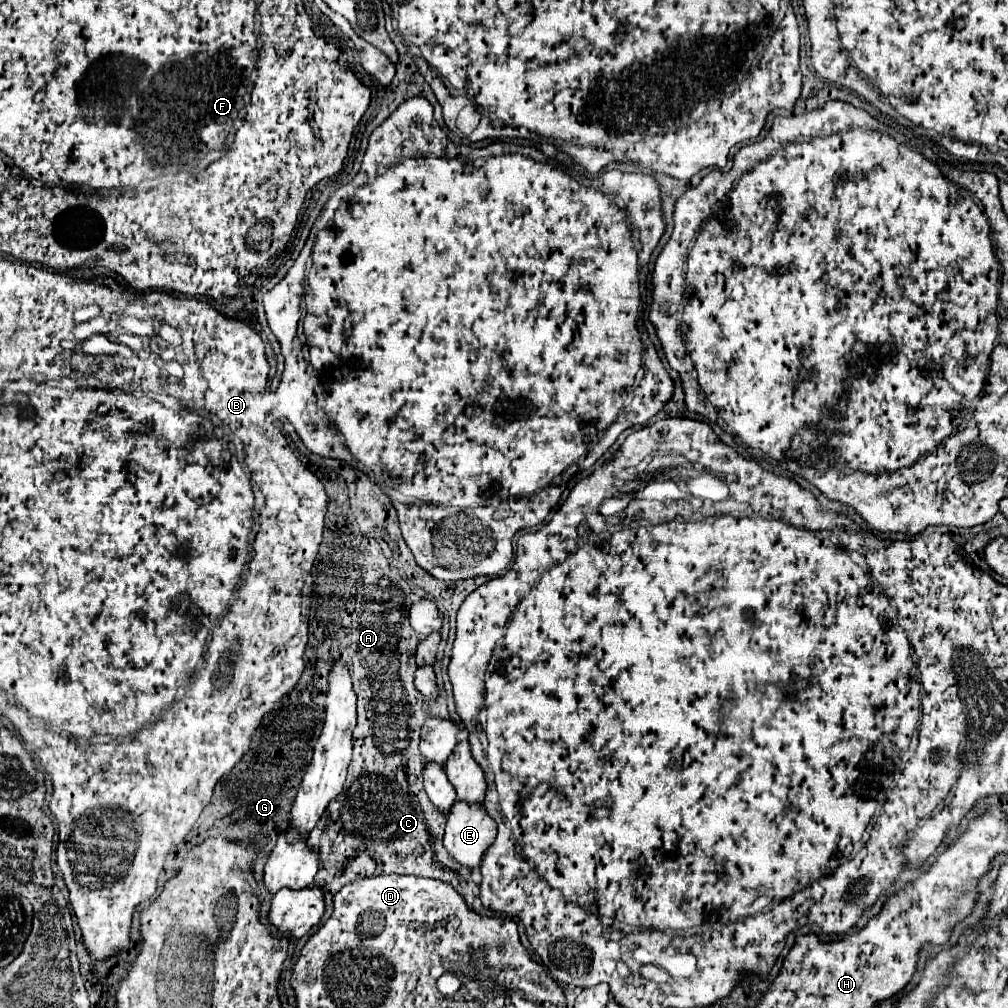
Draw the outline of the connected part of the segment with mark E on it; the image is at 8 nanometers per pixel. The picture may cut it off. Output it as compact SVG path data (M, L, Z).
M463 802L453 804L447 816L443 844L461 866L477 870L495 836L497 824L483 806Z

